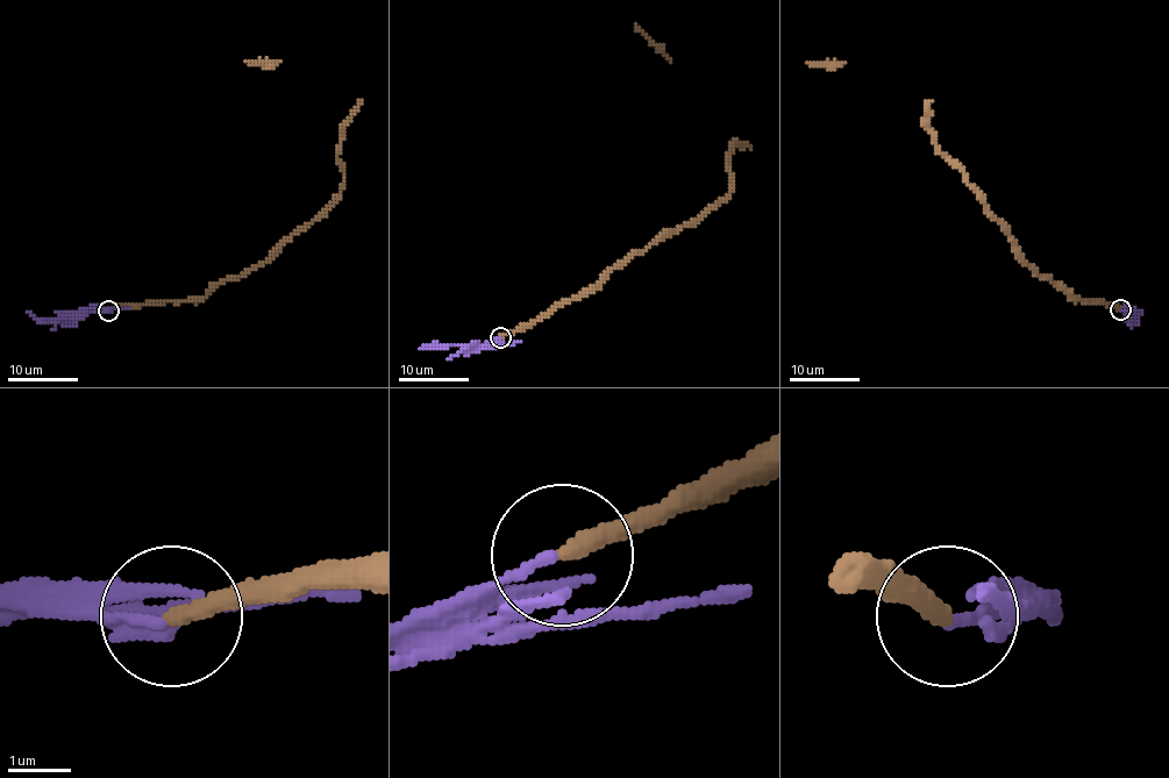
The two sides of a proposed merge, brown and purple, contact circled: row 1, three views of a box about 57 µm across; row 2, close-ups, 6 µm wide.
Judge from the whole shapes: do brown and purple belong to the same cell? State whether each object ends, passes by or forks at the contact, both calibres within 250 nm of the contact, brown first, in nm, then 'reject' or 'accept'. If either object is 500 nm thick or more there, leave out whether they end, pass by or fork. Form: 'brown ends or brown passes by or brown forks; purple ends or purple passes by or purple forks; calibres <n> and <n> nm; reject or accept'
brown ends; purple ends; calibres 300 and 150 nm; reject

